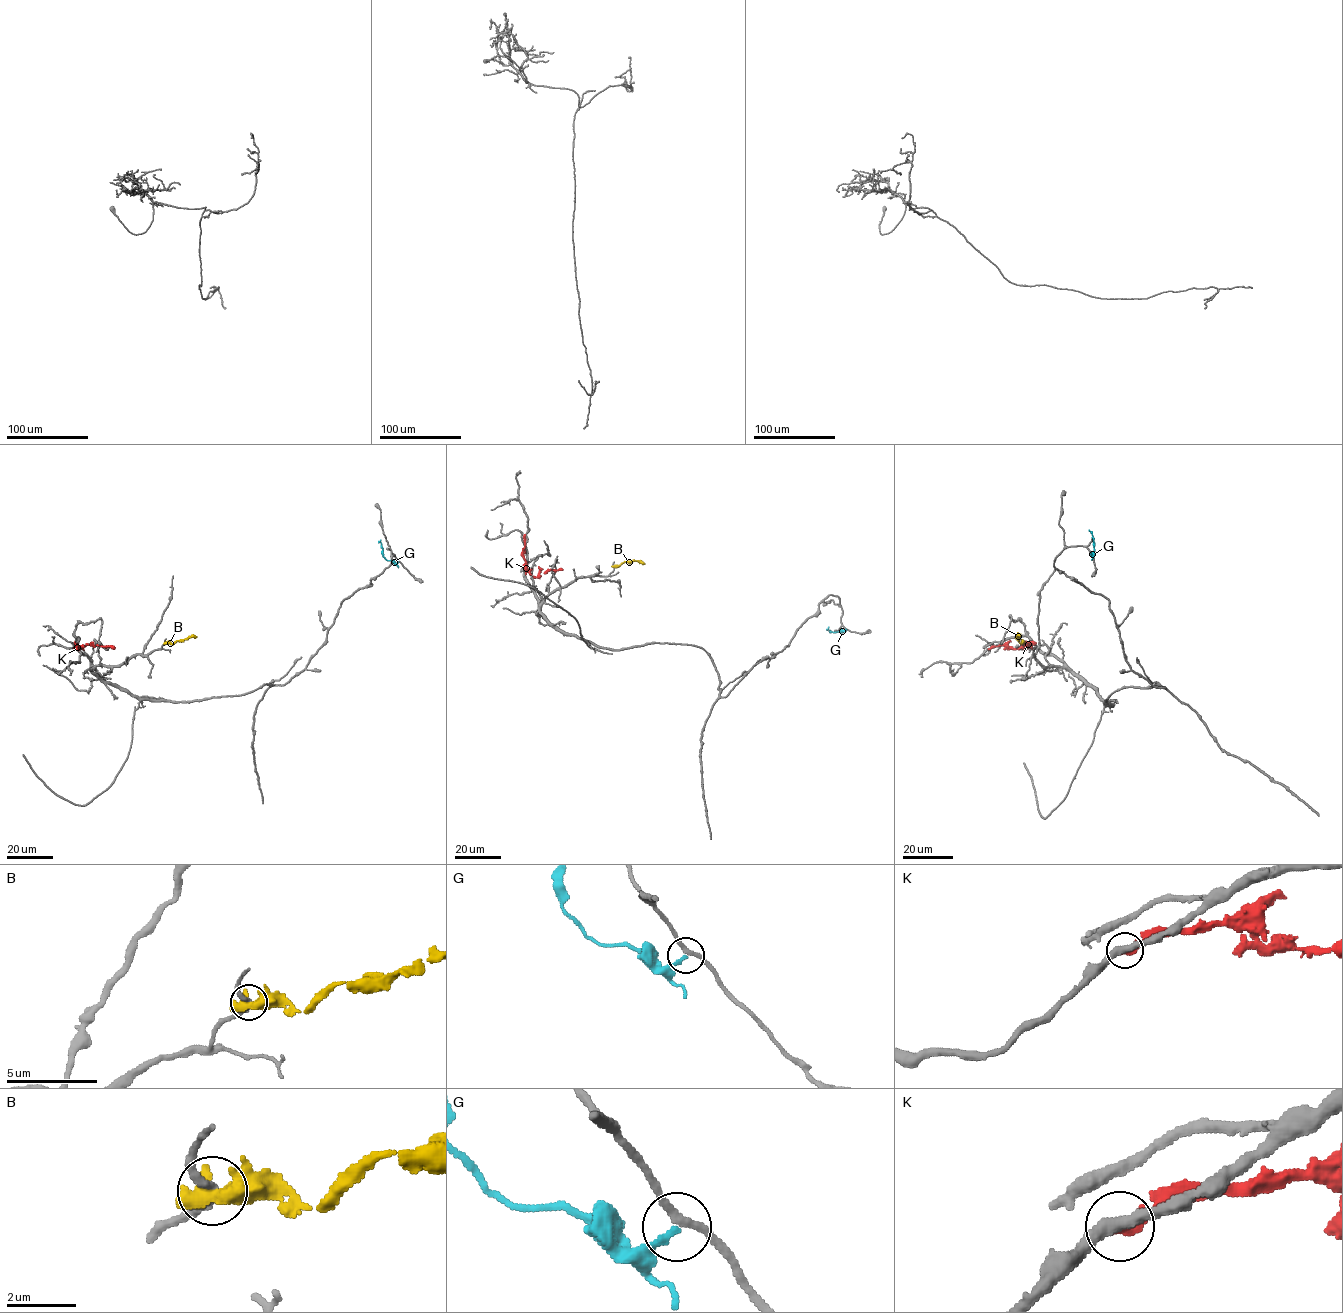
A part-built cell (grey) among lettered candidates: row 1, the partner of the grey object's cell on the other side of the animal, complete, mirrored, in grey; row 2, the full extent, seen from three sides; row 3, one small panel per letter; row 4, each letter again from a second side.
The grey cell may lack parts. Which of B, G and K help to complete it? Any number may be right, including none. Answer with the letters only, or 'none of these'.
none of these

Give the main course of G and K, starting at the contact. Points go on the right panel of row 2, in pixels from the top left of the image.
G: (1091, 554), (1094, 550), (1089, 530)
K: (989, 648), (1001, 645), (1028, 648), (1034, 643), (1026, 643), (1026, 647)

